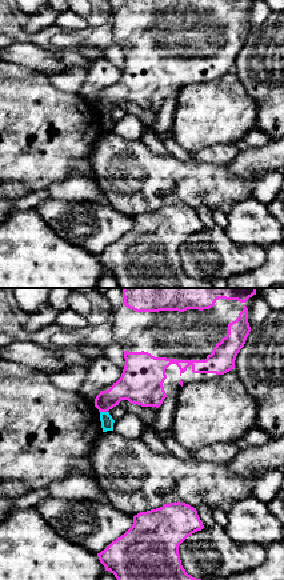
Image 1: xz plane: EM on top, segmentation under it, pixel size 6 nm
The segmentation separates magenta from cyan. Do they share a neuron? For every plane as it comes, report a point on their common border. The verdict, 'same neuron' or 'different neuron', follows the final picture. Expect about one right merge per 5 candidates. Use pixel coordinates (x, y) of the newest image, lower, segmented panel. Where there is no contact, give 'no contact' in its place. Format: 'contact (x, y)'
contact (104, 411)

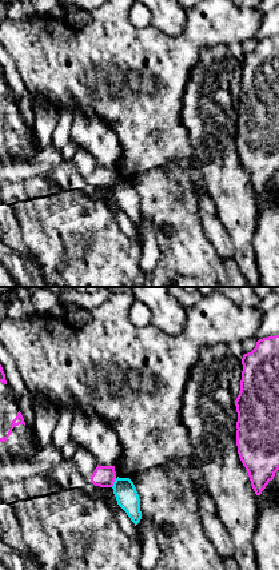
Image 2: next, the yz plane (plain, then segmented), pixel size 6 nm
contact (114, 481)

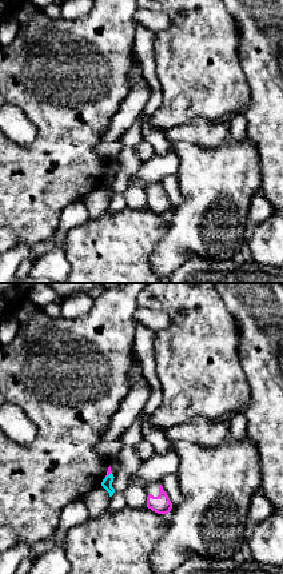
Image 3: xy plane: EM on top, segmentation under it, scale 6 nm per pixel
contact (108, 474)

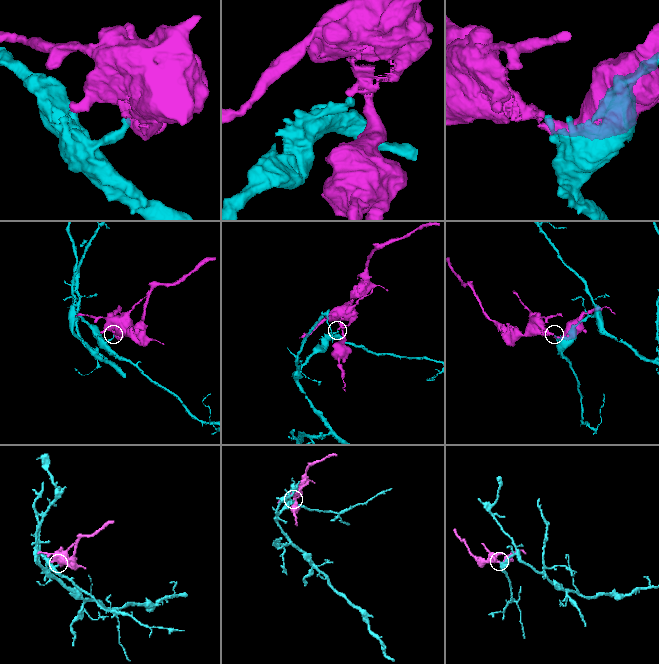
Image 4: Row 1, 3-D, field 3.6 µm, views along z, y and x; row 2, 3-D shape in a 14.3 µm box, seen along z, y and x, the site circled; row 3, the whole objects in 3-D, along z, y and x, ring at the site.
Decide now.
different neuron

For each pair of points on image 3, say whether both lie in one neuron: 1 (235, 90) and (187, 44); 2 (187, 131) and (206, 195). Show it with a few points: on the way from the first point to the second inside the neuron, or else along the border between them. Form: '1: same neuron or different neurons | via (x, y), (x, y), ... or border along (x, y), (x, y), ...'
1: same neuron | via (223, 80), (199, 56)
2: different neurons | border along (172, 143), (192, 142), (207, 147), (220, 146)

